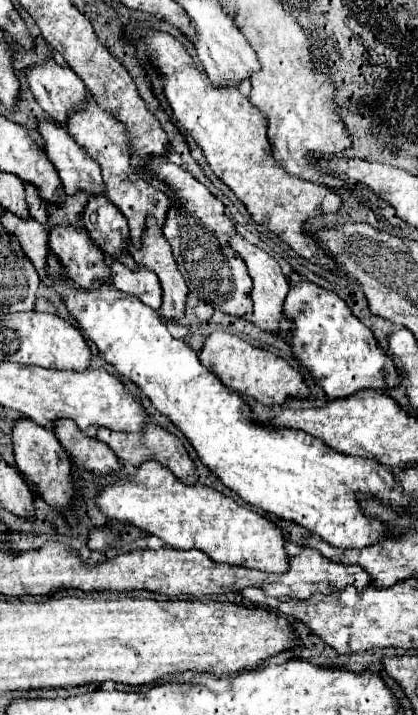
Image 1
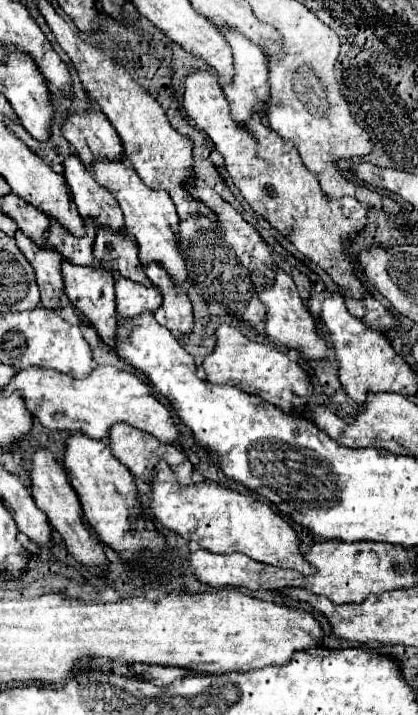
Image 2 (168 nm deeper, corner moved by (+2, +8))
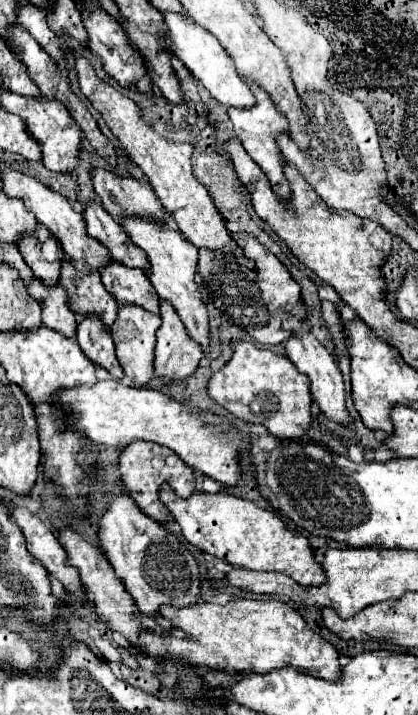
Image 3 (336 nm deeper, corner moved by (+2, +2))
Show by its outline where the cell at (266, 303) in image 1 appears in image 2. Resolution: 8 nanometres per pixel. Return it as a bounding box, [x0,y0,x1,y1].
[259,269,327,361]

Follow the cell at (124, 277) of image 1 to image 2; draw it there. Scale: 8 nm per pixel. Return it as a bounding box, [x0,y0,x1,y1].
[115,277,163,319]

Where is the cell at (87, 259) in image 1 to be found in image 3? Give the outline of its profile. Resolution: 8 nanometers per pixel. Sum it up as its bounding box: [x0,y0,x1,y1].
[77,315,123,379]

